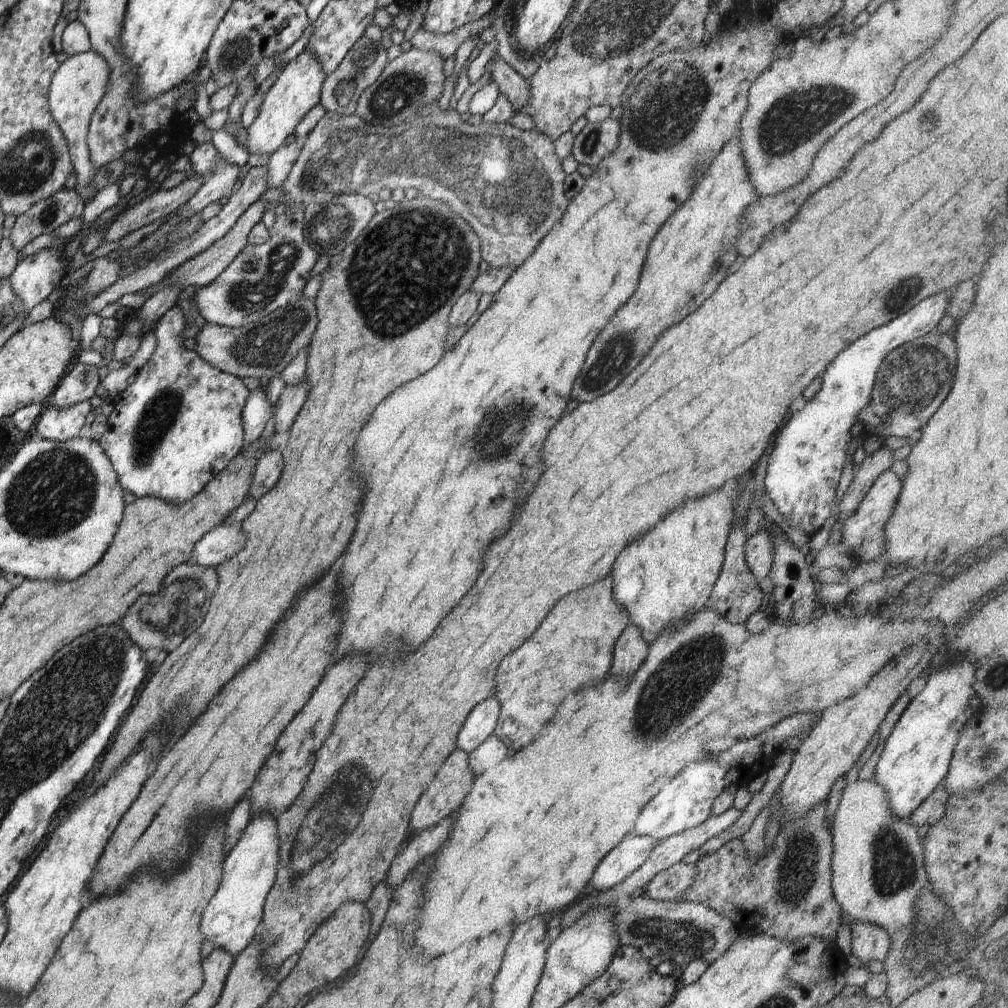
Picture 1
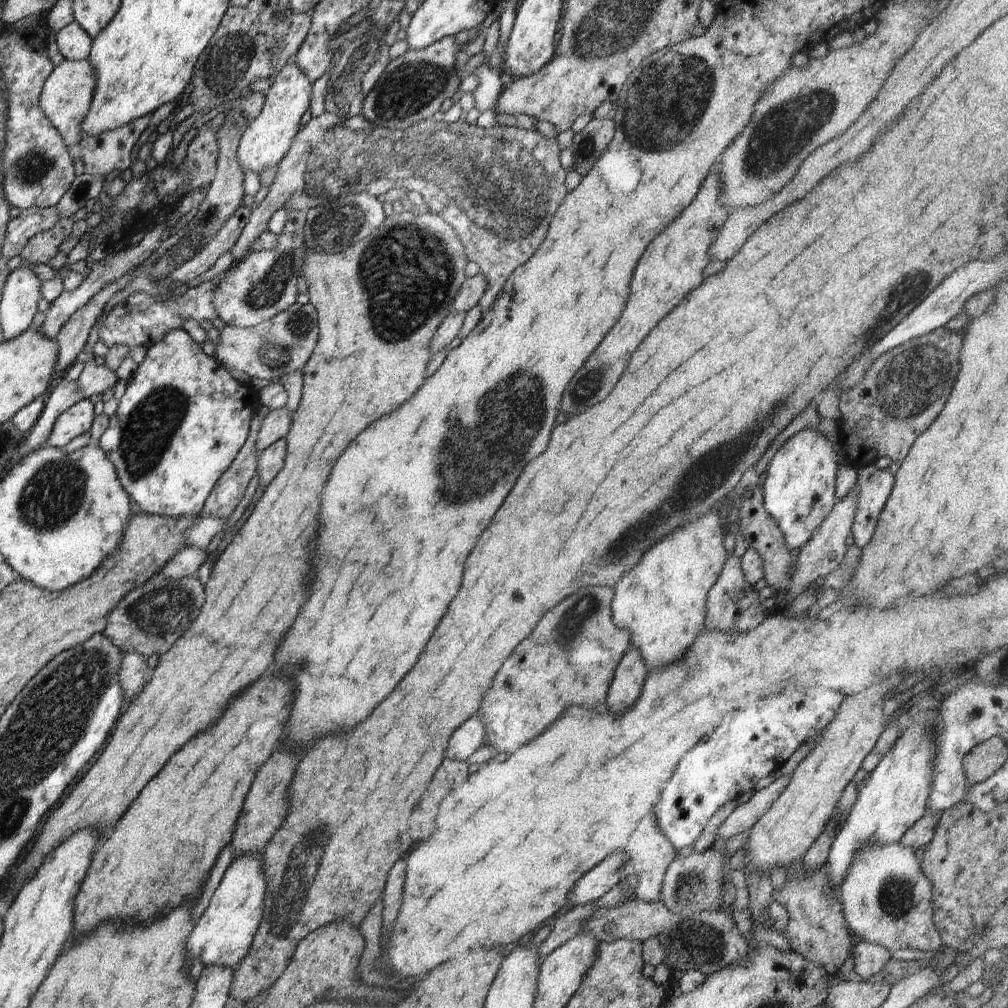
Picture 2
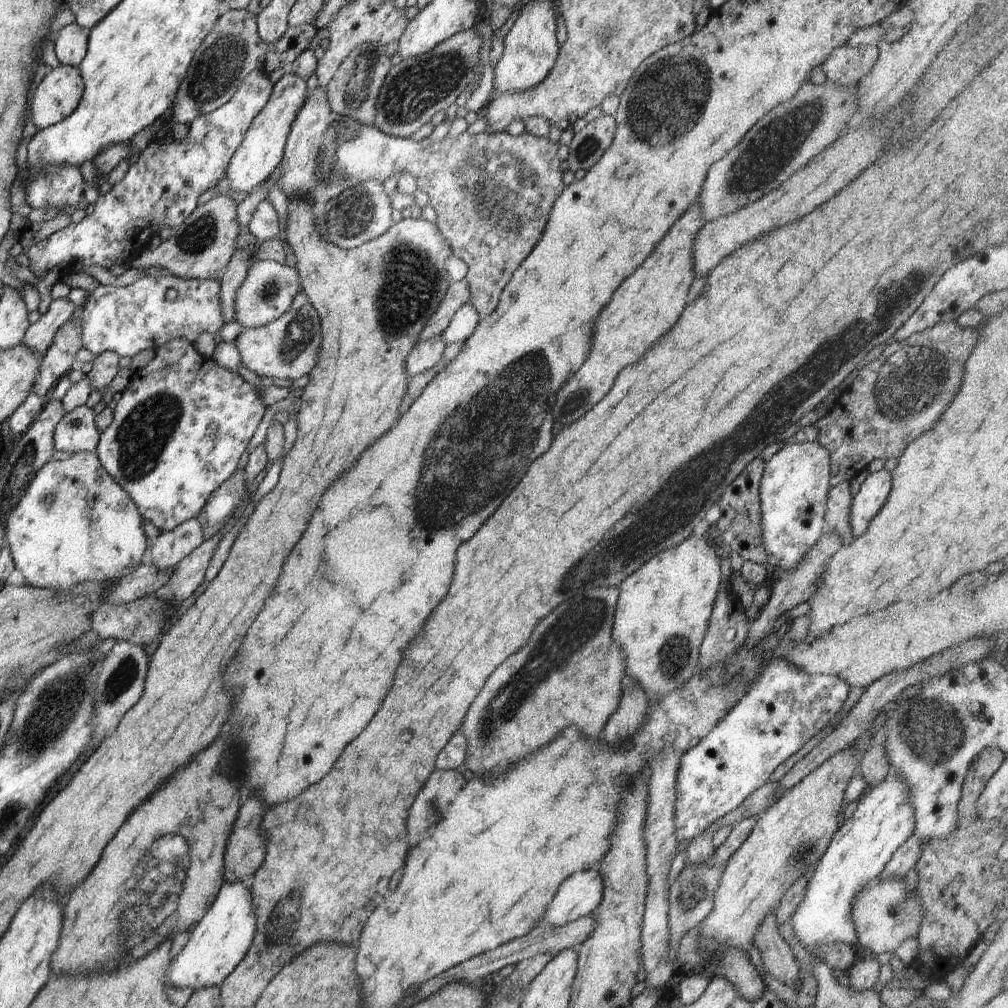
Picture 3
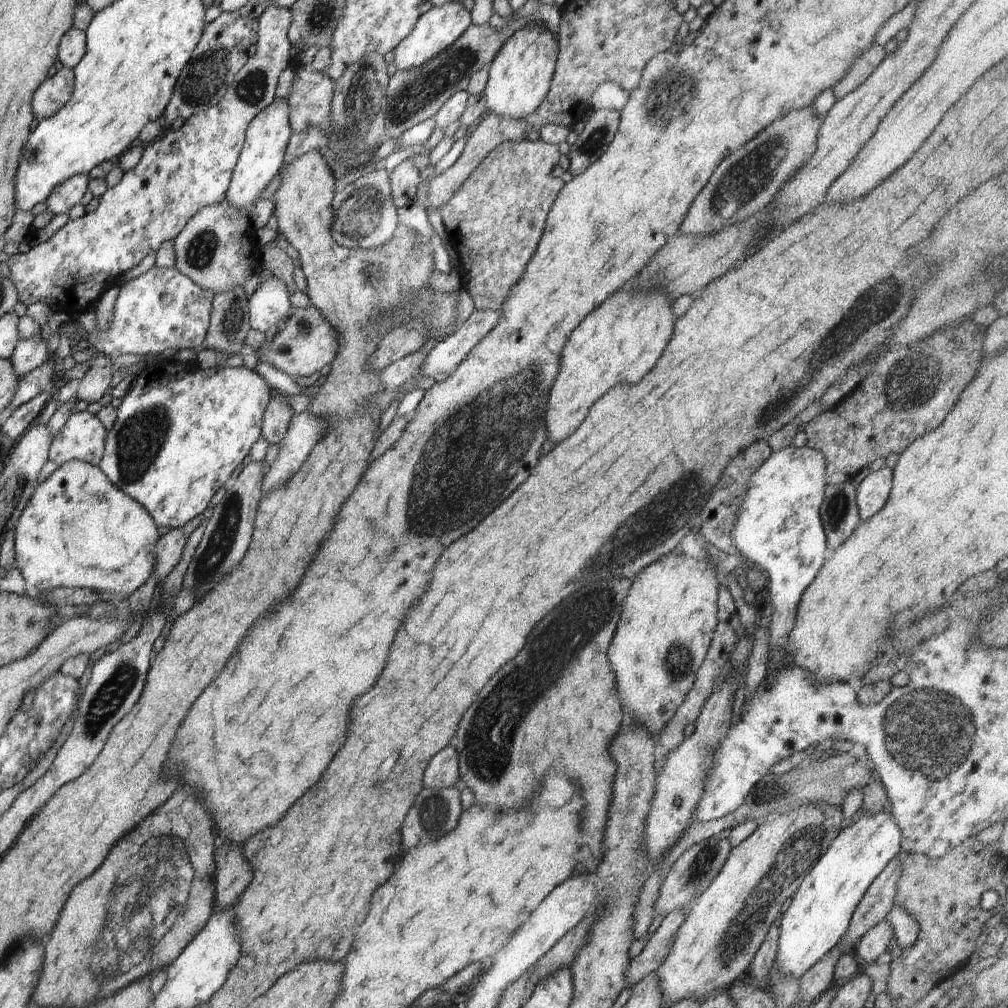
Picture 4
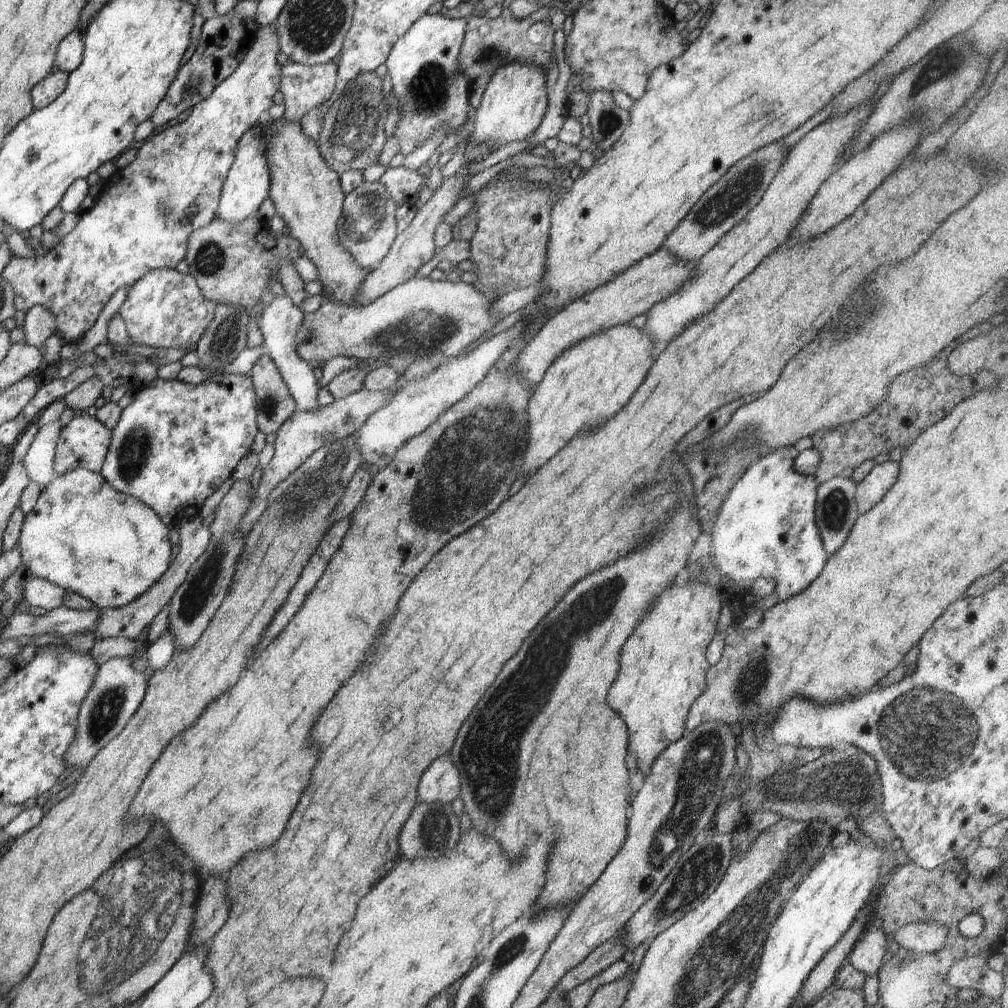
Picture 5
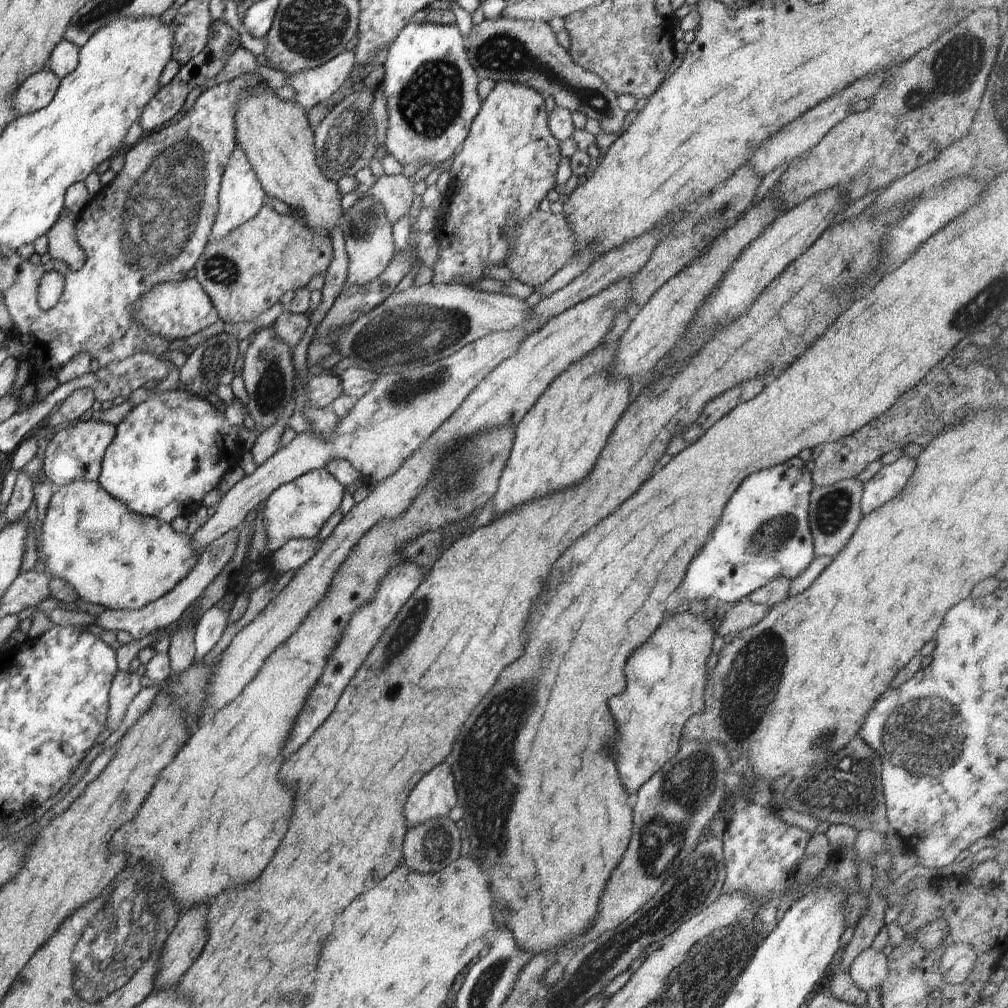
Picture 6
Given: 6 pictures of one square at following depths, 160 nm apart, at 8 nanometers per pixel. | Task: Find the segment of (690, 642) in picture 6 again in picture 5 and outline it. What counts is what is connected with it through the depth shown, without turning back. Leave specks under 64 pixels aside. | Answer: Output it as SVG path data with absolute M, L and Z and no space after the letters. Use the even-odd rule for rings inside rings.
M682 576L679 581L670 583L664 591L655 598L655 601L651 604L651 607L644 613L644 616L639 620L637 627L634 632L630 635L630 640L626 640L626 644L622 646L620 650L620 672L618 672L618 678L614 680L614 684L610 686L610 692L608 692L608 704L622 716L622 720L626 722L628 726L628 742L630 742L630 748L634 752L634 756L630 754L630 762L635 764L635 767L640 770L640 772L645 777L649 774L650 767L656 760L656 757L662 750L664 750L669 744L674 741L680 740L683 737L682 732L685 728L684 724L686 722L687 714L689 713L690 707L694 704L694 701L699 698L699 696L704 692L706 688L706 671L708 670L709 663L706 659L706 648L714 635L717 633L717 620L719 619L719 614L721 608L725 602L725 596L722 588L712 588L708 584L704 584L702 579L693 579L689 581L689 578Z

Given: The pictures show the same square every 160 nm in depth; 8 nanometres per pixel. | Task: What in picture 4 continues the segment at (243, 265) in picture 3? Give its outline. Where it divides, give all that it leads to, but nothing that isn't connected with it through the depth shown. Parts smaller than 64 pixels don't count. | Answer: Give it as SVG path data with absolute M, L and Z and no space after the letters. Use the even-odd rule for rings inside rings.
M240 286L213 297L208 333L202 348L214 349L224 356L240 355L250 330L249 300Z

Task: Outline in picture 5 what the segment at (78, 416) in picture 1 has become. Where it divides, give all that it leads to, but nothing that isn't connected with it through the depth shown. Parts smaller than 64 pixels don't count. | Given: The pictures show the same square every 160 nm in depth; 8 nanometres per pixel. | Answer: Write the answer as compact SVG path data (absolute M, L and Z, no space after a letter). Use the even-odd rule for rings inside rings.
M77 413L61 428L55 446L58 475L83 468L100 473L110 446L111 430L96 417Z

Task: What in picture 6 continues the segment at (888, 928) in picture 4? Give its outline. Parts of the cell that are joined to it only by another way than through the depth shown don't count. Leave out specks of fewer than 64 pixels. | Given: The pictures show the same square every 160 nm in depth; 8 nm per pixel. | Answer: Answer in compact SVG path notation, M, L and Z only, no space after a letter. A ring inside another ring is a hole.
M867 948L853 960L848 971L863 991L878 989L889 973L887 956L882 951Z

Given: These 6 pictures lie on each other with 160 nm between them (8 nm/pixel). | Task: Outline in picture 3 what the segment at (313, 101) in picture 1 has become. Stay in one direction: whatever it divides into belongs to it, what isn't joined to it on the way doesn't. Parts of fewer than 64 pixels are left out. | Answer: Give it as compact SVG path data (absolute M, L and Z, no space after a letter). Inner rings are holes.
M287 72L276 82L270 100L262 112L254 118L246 132L244 141L230 160L225 184L236 192L253 192L256 186L269 180L271 175L282 163L287 137L292 124L296 121L296 114L302 108L304 100L311 88L311 81L304 80Z

